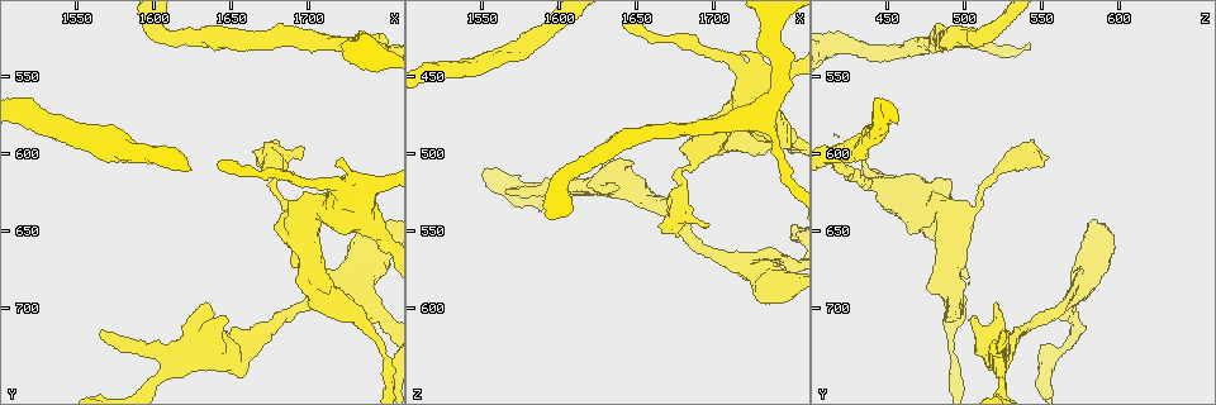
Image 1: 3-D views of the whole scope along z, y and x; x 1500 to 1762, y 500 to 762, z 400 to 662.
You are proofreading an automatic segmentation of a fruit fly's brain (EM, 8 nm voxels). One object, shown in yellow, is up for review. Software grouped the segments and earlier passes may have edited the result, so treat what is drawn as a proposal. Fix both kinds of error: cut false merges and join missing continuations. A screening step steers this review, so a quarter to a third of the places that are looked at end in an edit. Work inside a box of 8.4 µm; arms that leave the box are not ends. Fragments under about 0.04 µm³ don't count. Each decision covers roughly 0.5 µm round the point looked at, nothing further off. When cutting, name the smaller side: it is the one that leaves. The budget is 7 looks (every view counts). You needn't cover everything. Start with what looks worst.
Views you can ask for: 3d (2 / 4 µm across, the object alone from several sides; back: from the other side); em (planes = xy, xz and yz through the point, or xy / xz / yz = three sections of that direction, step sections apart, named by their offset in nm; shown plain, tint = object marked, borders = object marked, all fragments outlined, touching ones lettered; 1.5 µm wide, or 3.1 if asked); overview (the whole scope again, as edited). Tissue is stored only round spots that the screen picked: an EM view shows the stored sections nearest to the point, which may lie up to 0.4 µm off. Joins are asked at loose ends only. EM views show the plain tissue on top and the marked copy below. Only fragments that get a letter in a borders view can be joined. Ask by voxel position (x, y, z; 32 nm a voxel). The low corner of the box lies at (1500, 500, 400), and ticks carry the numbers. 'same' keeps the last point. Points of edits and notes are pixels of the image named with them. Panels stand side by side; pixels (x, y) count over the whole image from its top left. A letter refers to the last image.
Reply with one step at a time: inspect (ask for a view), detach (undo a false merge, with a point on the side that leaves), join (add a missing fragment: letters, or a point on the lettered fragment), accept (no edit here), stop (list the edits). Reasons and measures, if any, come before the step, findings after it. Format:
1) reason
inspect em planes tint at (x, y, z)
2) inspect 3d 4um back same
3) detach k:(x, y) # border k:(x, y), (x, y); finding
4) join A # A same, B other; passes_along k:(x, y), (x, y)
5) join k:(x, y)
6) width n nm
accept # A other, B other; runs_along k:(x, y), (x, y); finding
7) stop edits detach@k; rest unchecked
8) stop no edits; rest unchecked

three arms meet
inspect 3d 4um at (1730, 684, 578)

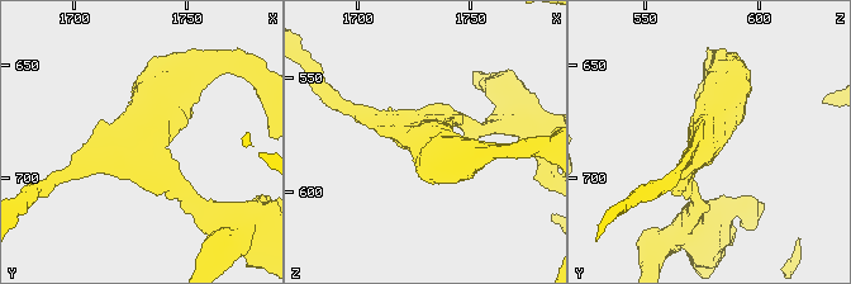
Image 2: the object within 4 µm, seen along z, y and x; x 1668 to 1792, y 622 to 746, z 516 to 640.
need the tissue
inspect em planes borders at (1730, 686, 576)

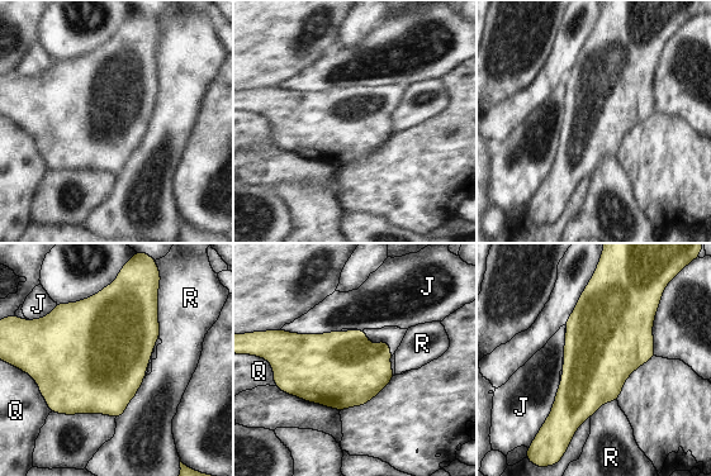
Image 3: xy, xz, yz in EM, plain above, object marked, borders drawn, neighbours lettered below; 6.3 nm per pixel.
width 480 nm
accept # J other, Q other, R other; border 3:(280, 329), (288, 333), (340, 331); one cell here

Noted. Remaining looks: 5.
long arm stops here
inspect em xy step 4 tint at (1694, 594, 546)

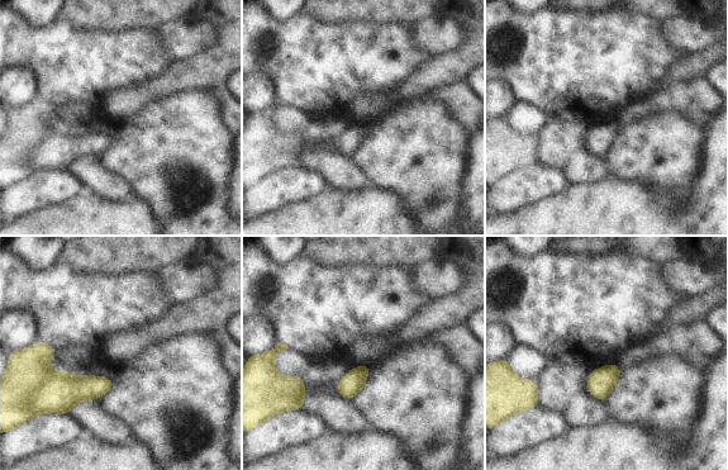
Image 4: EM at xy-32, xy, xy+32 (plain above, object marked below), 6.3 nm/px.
inspect em planes borders same

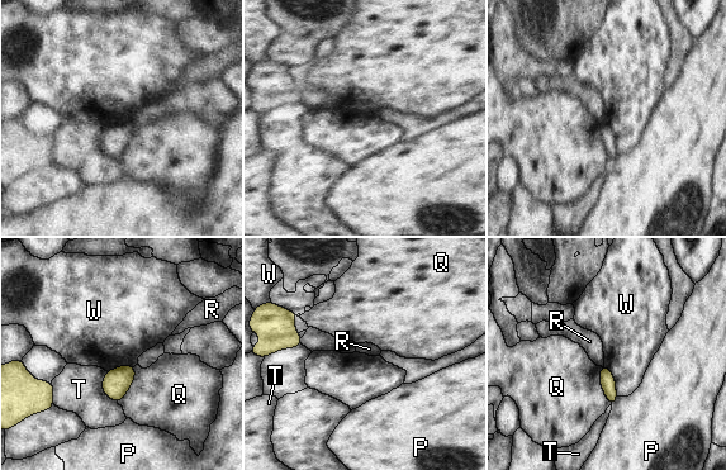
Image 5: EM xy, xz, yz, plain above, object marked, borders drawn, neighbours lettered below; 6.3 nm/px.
accept # P other, Q other, R other, T other, W other; border 5:(603, 364), (618, 395); none of them fits

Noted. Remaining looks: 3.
thick end
inspect em planes borders at (1646, 708, 506)

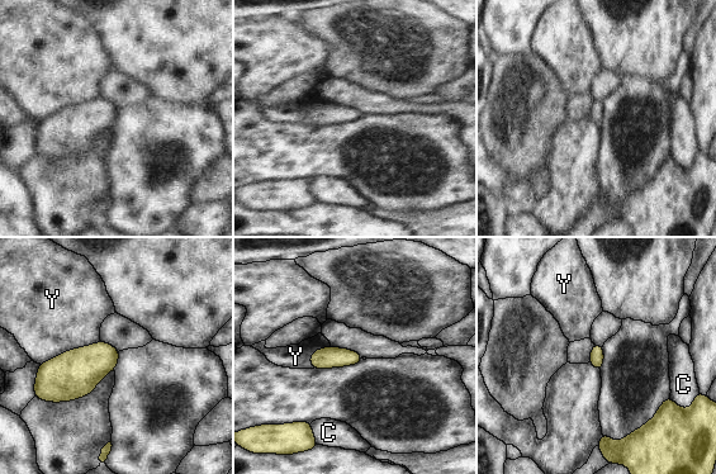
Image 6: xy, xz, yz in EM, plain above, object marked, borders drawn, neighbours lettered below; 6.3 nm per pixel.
accept # C other, Y other; border 6:(100, 341), (60, 352), (39, 364); no lettered fragment goes on from it

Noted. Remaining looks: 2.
stop no edits; rest unchecked

